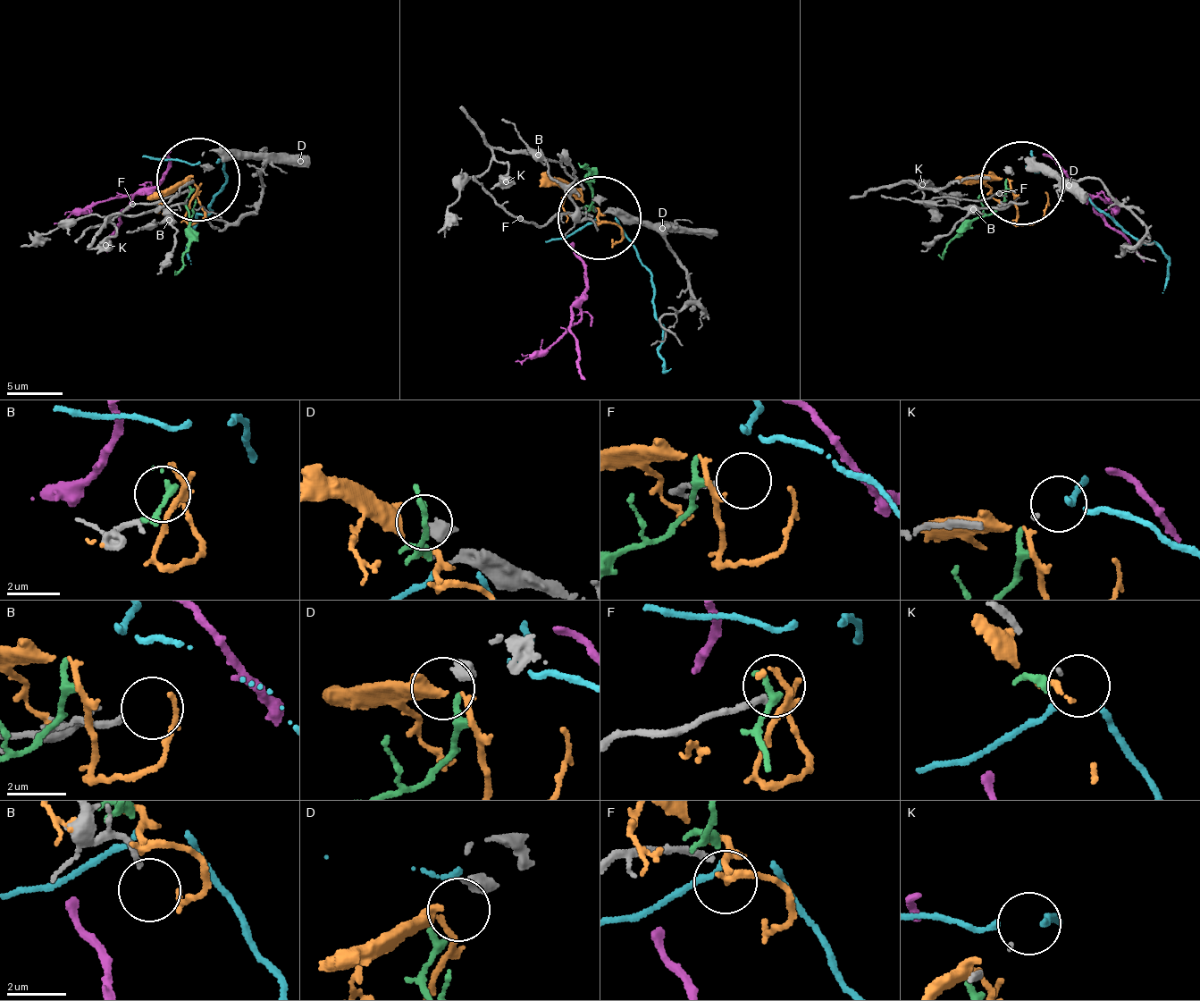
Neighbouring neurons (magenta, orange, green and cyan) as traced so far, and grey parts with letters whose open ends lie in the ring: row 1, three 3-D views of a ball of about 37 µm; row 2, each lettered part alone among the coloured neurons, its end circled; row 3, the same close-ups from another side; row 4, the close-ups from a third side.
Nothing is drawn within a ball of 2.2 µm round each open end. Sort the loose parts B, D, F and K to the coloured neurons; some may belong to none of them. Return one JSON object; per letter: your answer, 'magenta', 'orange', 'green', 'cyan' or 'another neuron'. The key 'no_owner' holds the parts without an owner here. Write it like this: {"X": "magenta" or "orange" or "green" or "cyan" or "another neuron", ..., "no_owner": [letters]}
{"B": "another neuron", "D": "orange", "F": "another neuron", "K": "cyan", "no_owner": ["B", "F"]}

